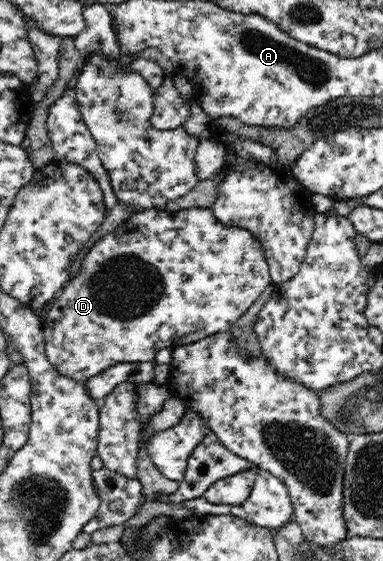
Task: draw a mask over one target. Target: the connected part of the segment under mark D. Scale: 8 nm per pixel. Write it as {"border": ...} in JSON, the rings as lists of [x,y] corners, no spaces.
{"border":[[[150,208],[132,213],[124,223],[116,227],[113,233],[105,234],[86,252],[78,273],[64,284],[60,296],[52,302],[45,316],[41,316],[45,352],[57,372],[80,383],[121,362],[151,362],[161,349],[185,346],[187,343],[207,338],[211,334],[228,332],[230,326],[249,310],[249,306],[271,283],[272,278],[260,242],[244,228],[221,224],[210,208],[185,208],[177,212]]]}

